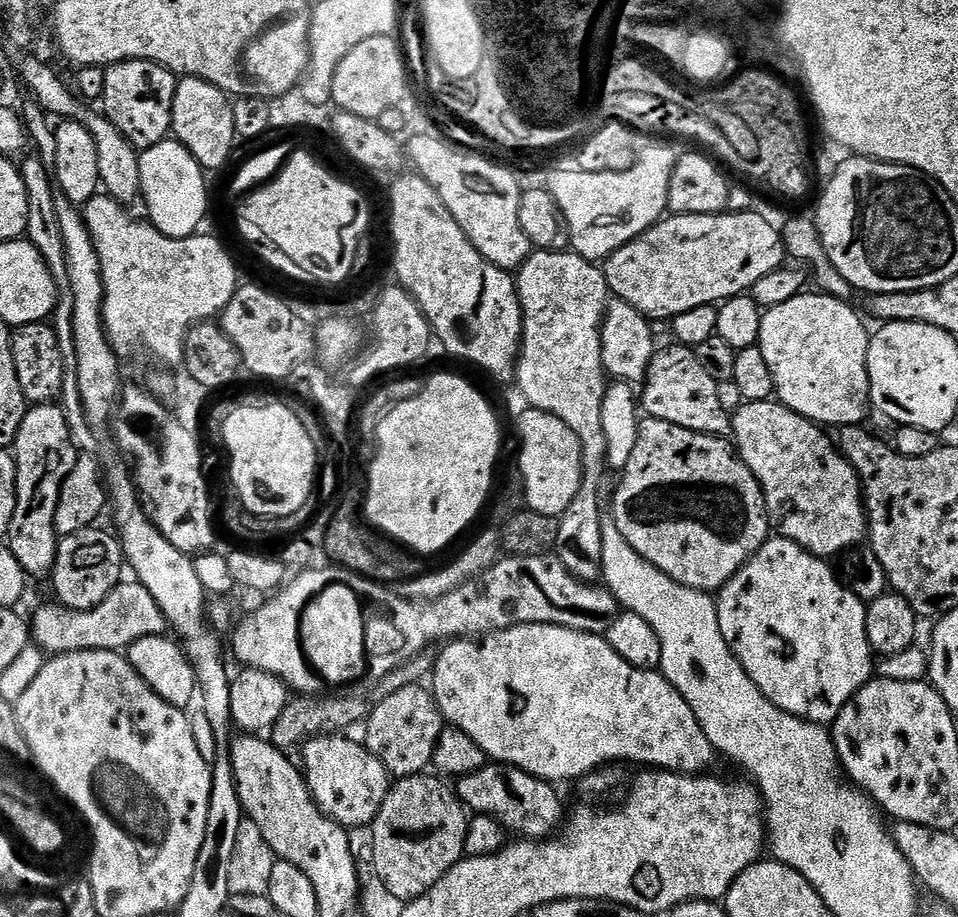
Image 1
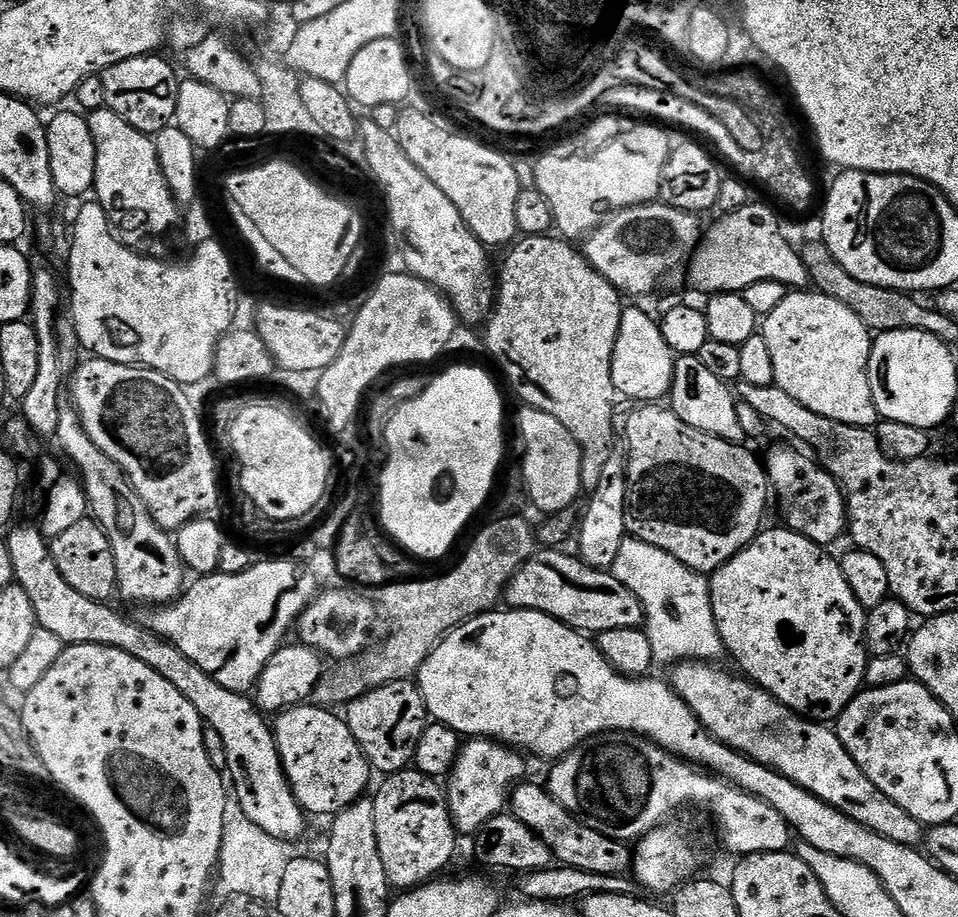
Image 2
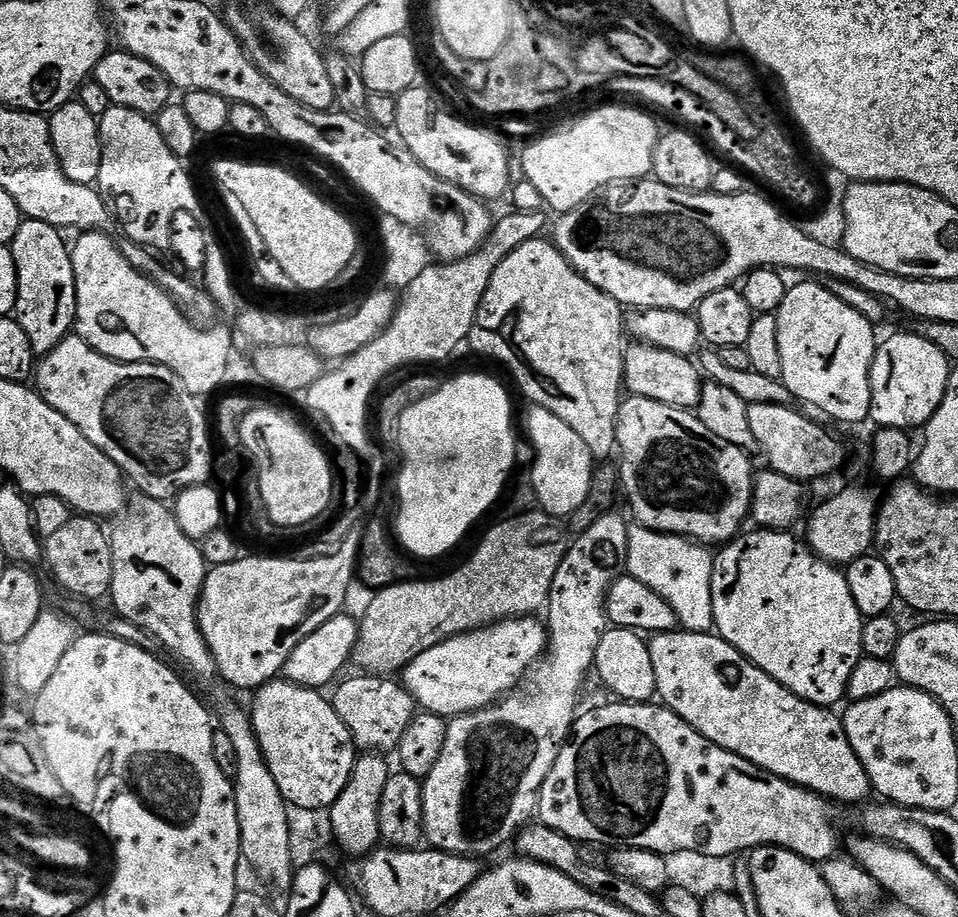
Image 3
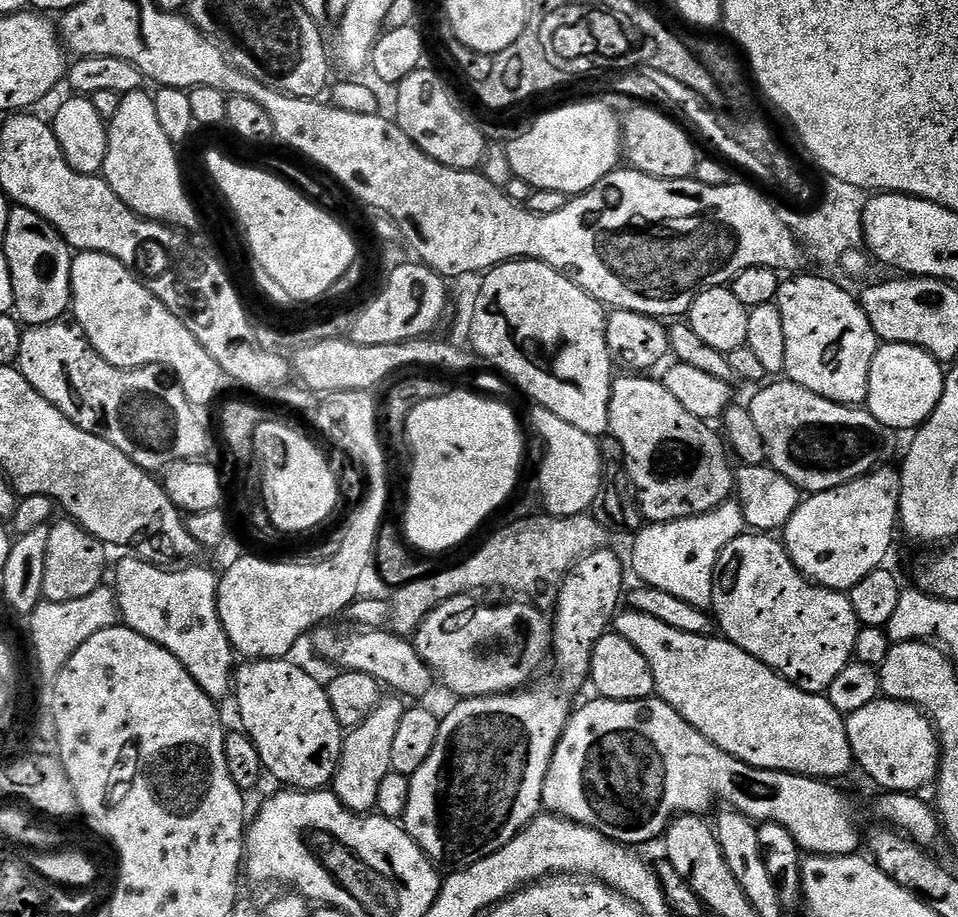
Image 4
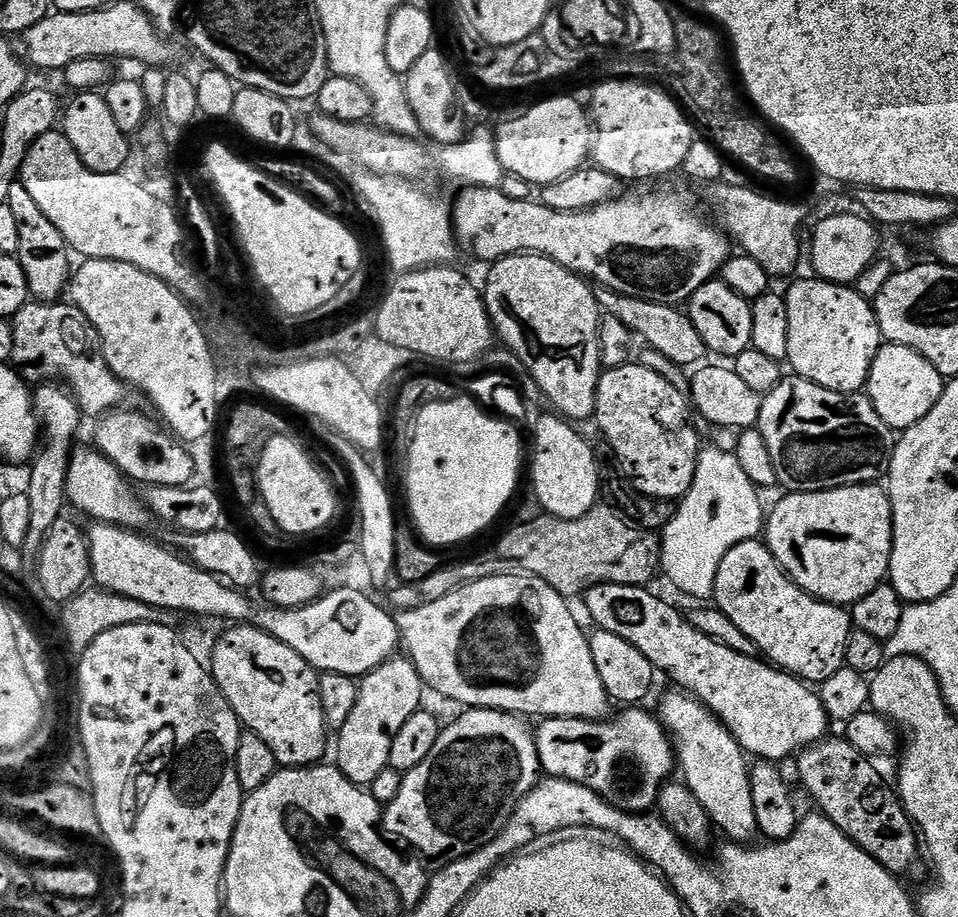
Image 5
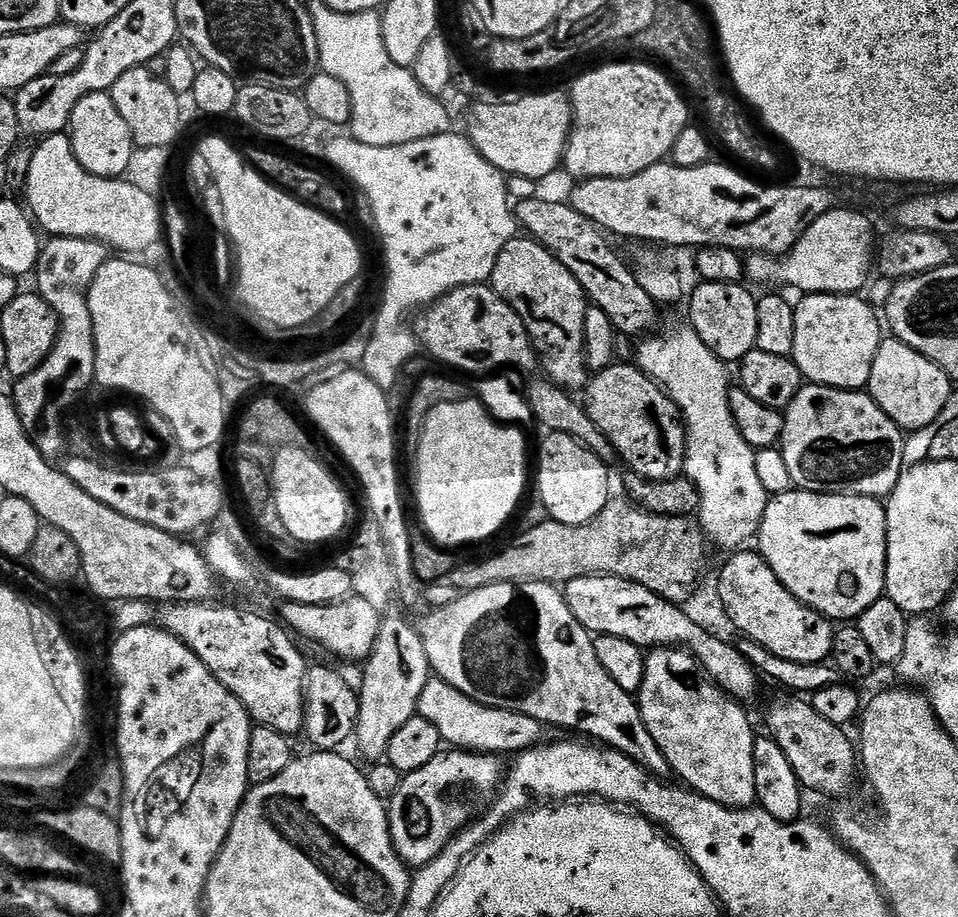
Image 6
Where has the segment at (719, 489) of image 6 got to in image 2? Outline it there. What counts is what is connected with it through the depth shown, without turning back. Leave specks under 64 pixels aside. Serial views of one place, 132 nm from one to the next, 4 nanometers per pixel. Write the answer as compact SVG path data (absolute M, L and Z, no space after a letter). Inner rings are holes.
M625 538L622 546L618 546L618 554L610 569L614 578L633 592L638 602L644 607L644 628L650 638L652 658L657 665L675 666L686 660L701 662L719 661L719 656L725 655L724 643L718 634L718 626L712 609L712 594L710 580L707 575L690 570L690 566L682 566L678 558L666 554L666 550L658 550L658 546L650 546L650 542Z

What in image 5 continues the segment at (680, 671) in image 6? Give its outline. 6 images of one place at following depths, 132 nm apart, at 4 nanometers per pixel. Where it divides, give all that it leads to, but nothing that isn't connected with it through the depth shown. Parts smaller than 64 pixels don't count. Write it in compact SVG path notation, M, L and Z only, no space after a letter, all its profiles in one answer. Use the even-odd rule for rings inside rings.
M672 690L664 696L660 704L658 719L664 725L667 733L672 738L674 751L678 761L679 771L684 771L682 780L693 792L698 802L705 808L711 823L725 832L729 841L748 842L753 835L757 835L756 819L754 818L754 798L750 790L750 760L739 742L730 734L727 726L701 700L684 690Z

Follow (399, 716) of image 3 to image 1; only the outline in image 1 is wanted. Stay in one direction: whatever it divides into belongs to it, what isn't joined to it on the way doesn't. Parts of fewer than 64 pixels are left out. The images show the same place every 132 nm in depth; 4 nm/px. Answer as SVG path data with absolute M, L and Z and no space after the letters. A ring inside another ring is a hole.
M411 684L398 690L398 694L390 694L390 698L373 704L363 725L362 740L393 777L419 776L431 765L434 746L445 726L435 695L427 687Z

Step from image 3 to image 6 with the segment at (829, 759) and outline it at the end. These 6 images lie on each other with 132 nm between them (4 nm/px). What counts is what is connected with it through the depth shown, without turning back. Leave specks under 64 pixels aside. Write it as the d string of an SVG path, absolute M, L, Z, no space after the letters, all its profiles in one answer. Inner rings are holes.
M583 576L563 585L562 591L574 618L578 618L589 632L626 638L626 642L634 642L645 650L679 646L691 652L704 673L735 700L748 702L755 694L758 673L735 643L727 644L712 637L686 616L681 605L663 600L657 592L646 590L646 586L638 586L617 576Z

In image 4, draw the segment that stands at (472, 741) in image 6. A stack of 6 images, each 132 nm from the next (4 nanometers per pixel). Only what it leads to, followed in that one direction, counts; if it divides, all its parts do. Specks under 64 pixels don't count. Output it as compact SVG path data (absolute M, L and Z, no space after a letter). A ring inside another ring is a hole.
M603 698L595 699L590 701L589 704L582 705L581 708L579 705L572 715L569 716L568 725L564 728L562 738L552 755L552 761L548 767L546 782L542 790L543 807L551 815L563 816L566 820L573 820L576 824L592 828L598 834L615 840L617 844L636 846L632 844L648 844L651 840L659 841L667 831L669 821L673 817L708 814L706 812L715 806L716 800L725 800L728 803L725 805L731 811L740 812L753 822L777 824L778 826L784 826L786 830L790 830L790 838L794 838L796 847L801 853L813 856L850 856L861 851L862 832L860 836L859 830L856 829L856 808L852 805L852 800L846 793L839 792L836 789L837 785L835 783L827 780L818 780L815 776L795 776L789 772L775 772L774 770L750 766L730 754L726 754L726 750L714 746L714 742L710 742L710 738L706 738L698 730L694 730L694 726L690 726L690 722L686 722L686 718L682 718L682 714L670 707L665 700L649 698L646 700L618 702L617 700L605 700Z

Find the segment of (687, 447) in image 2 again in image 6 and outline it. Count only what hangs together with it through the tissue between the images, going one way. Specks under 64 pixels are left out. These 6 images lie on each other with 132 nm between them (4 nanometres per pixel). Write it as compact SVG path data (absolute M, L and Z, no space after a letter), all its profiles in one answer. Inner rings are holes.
M614 362L595 373L583 389L582 403L594 418L594 426L614 442L621 461L631 471L647 480L669 480L683 473L686 429L680 410L635 363Z

